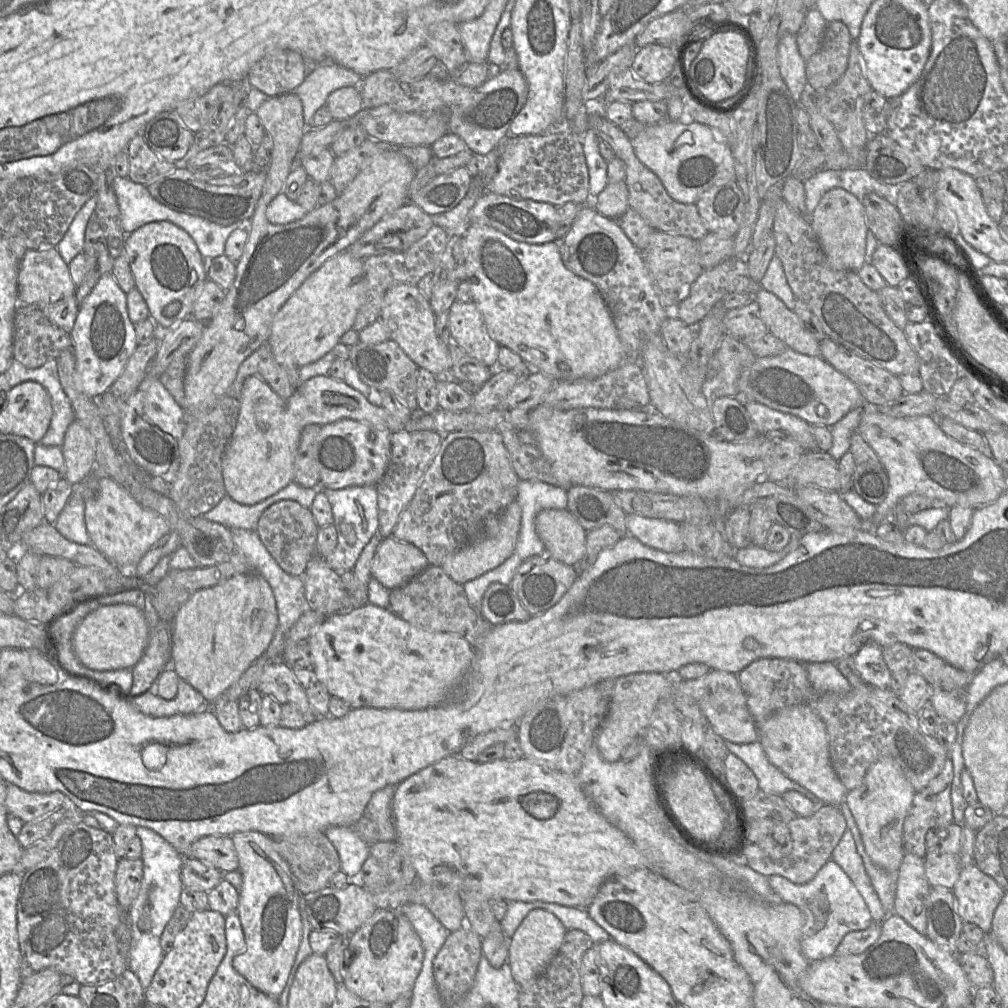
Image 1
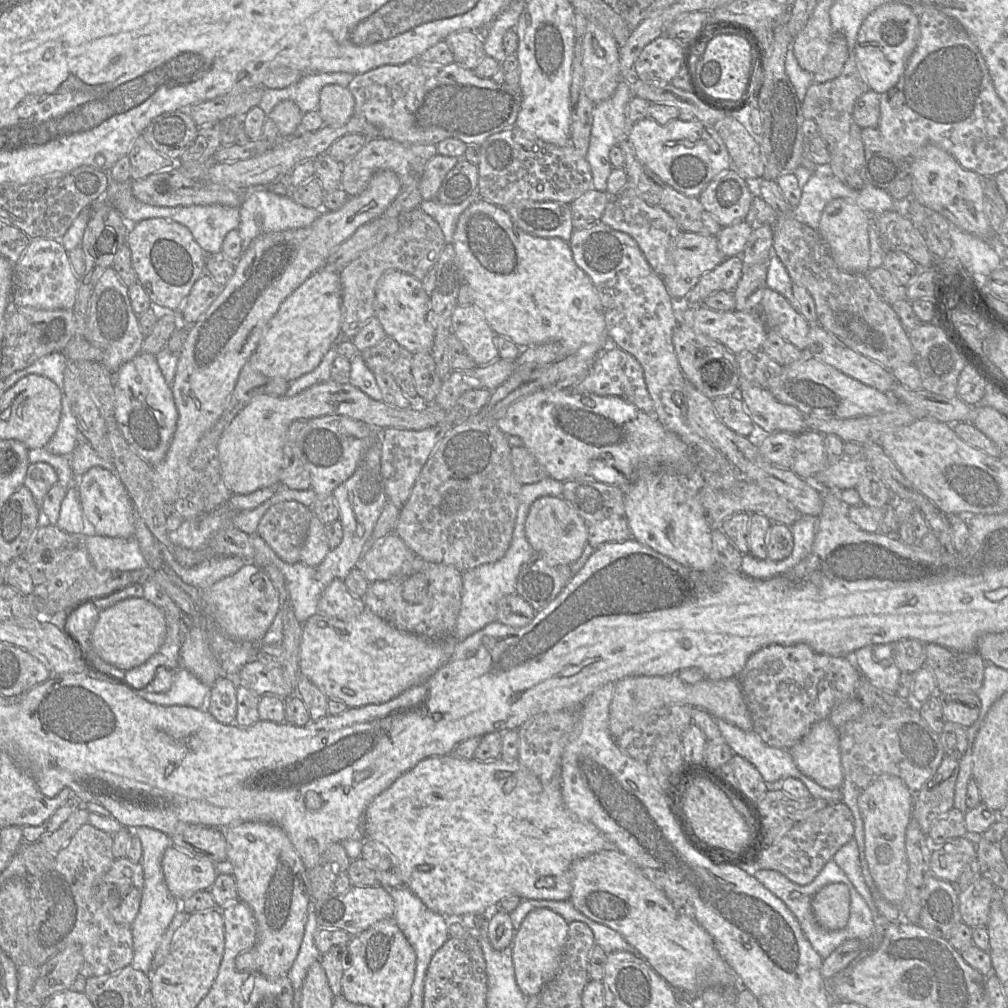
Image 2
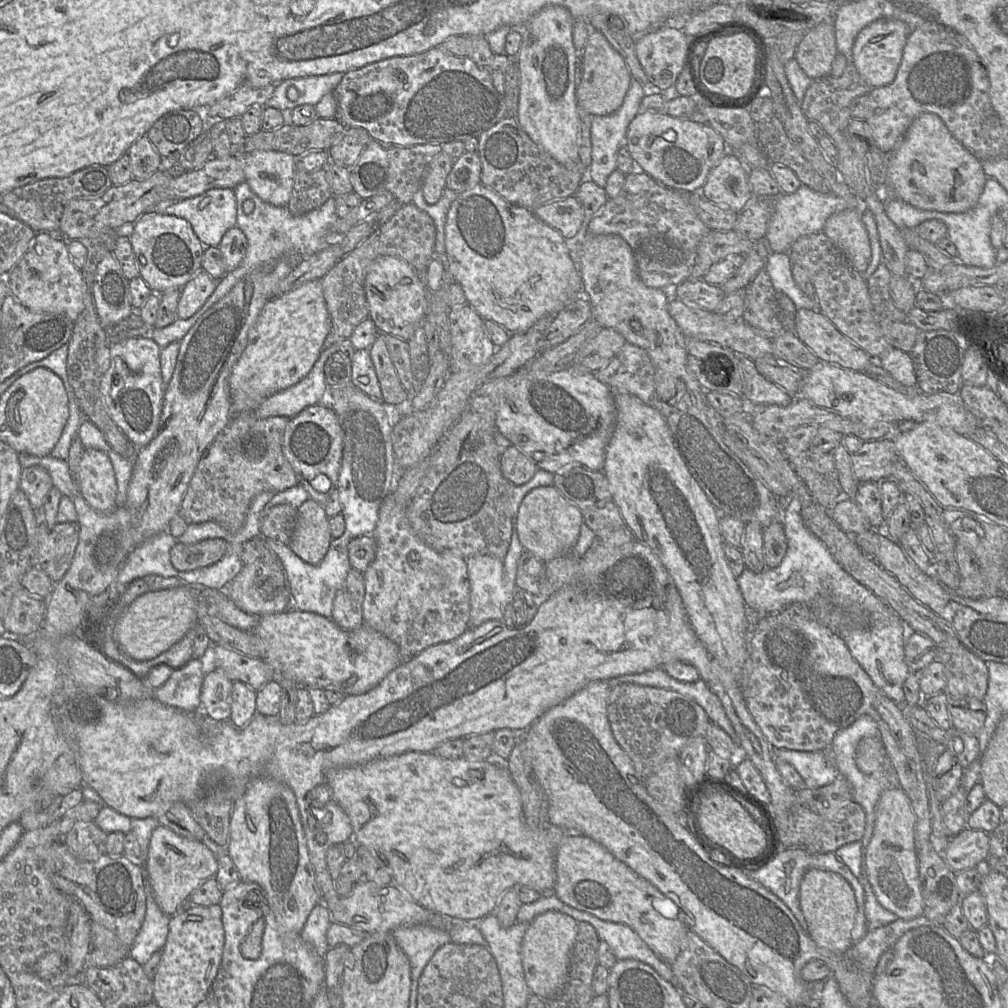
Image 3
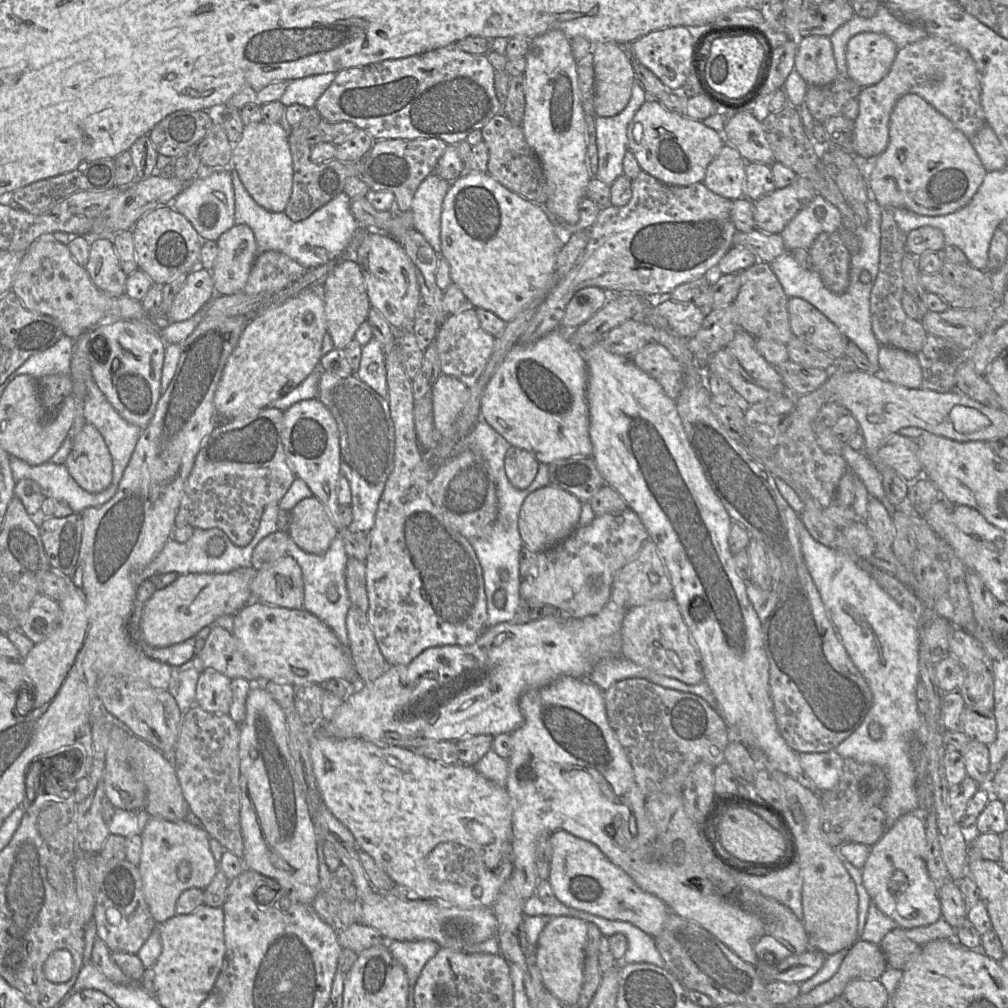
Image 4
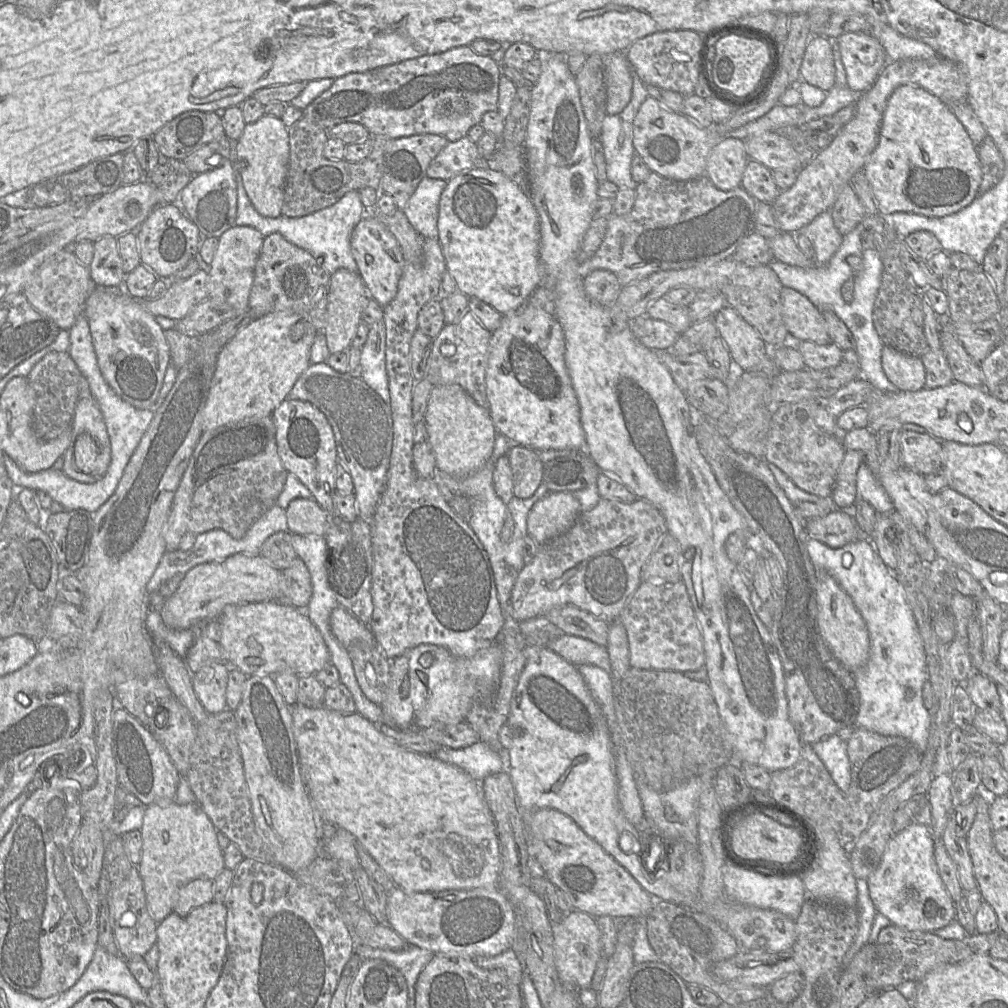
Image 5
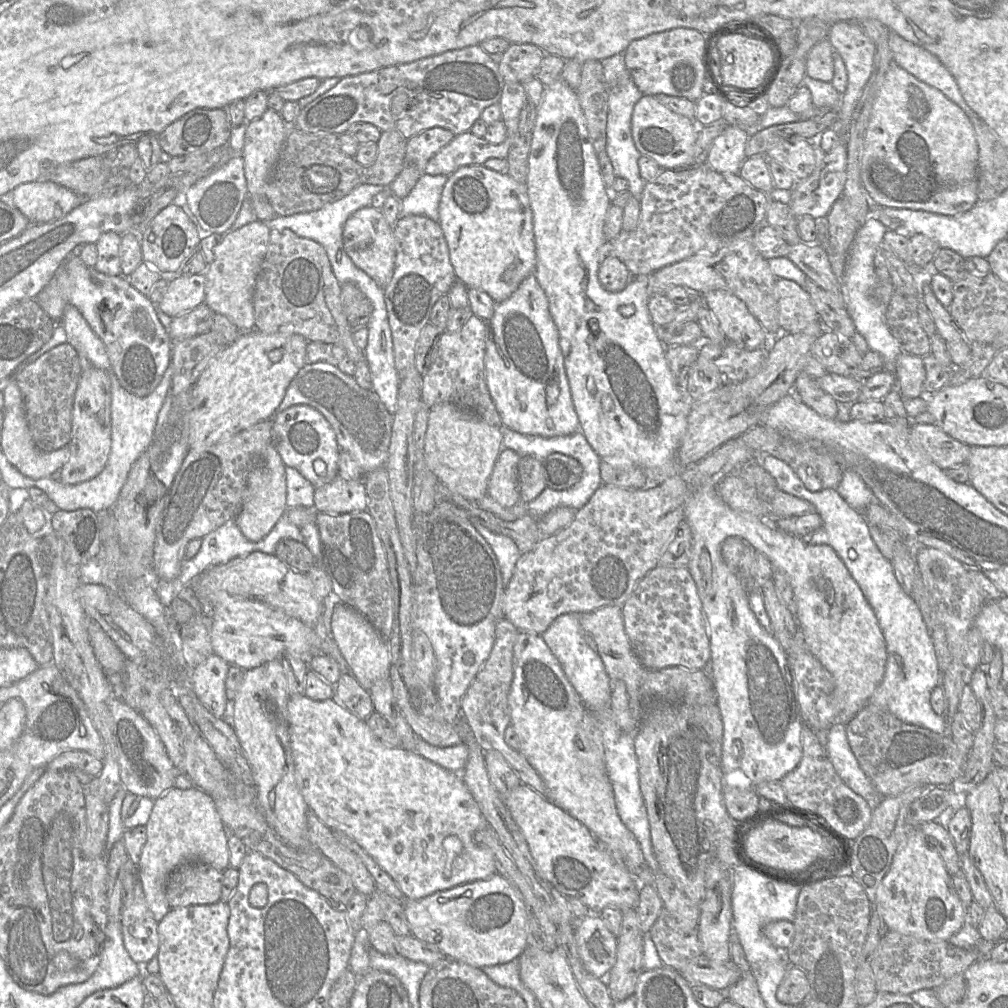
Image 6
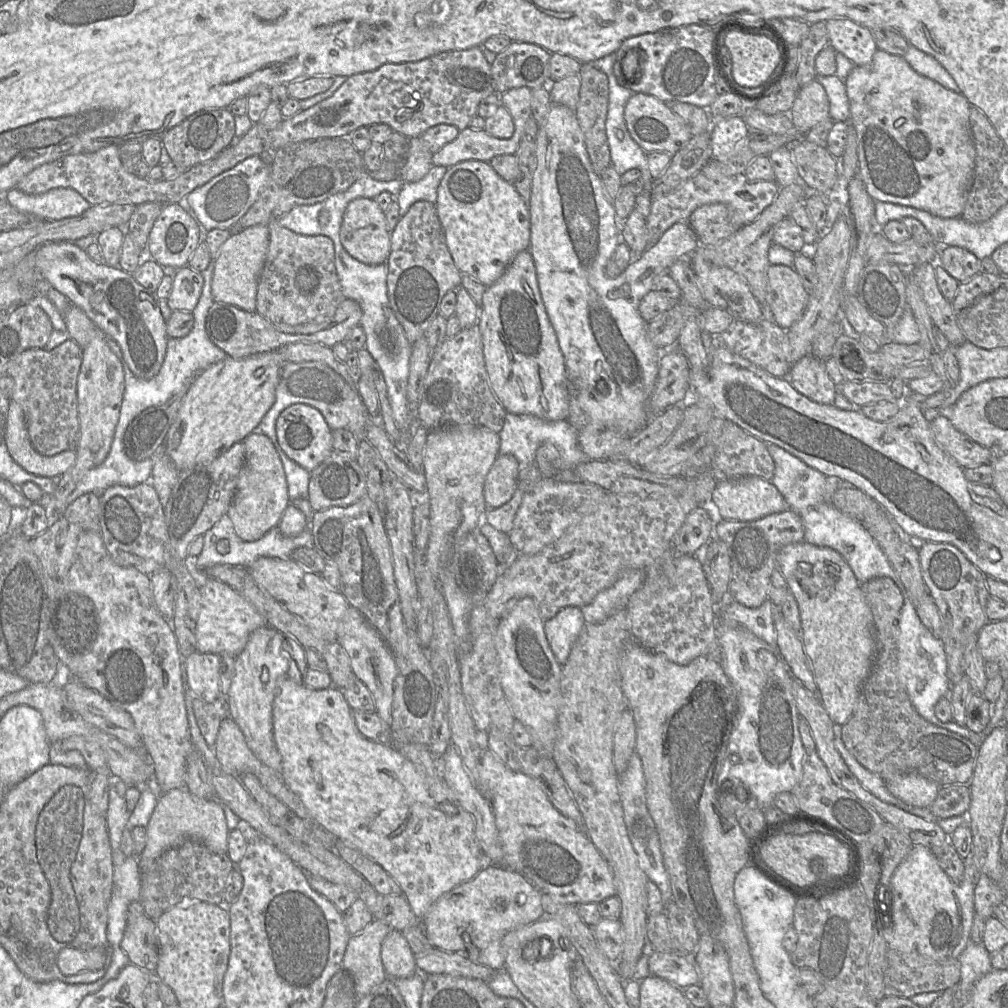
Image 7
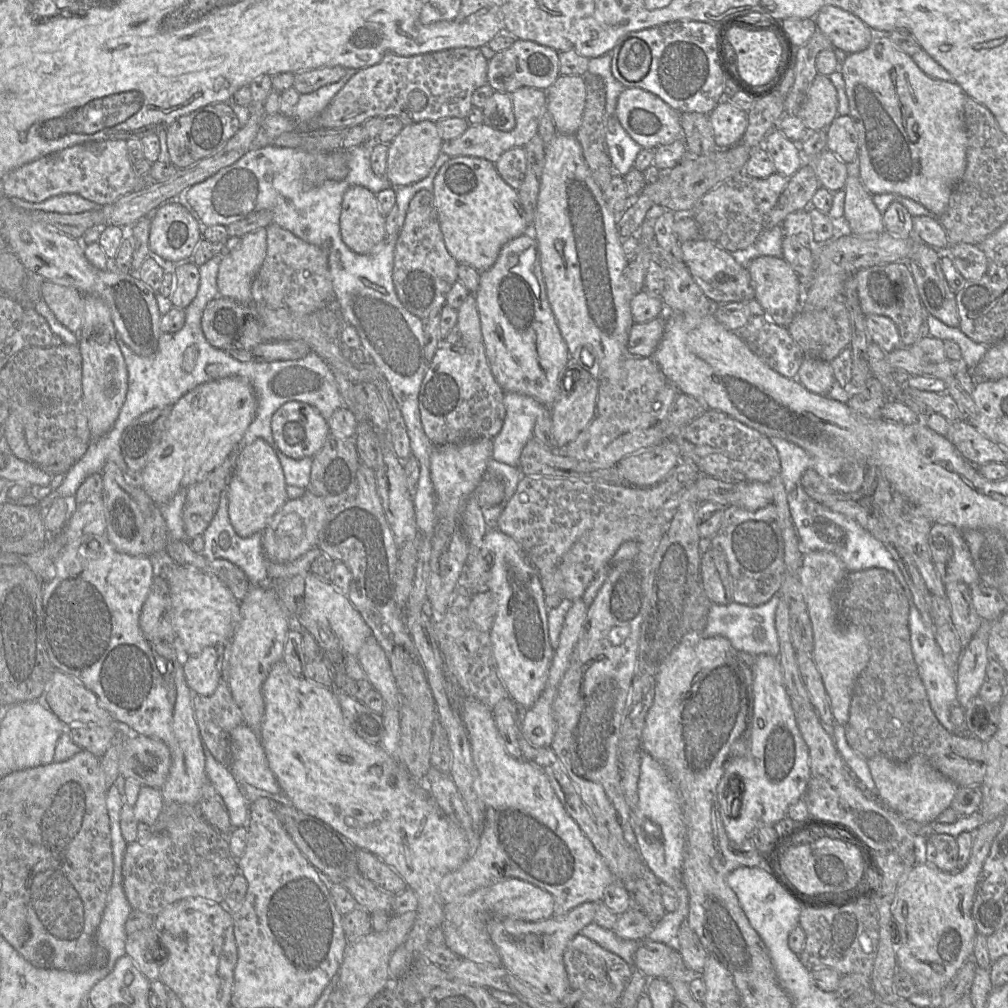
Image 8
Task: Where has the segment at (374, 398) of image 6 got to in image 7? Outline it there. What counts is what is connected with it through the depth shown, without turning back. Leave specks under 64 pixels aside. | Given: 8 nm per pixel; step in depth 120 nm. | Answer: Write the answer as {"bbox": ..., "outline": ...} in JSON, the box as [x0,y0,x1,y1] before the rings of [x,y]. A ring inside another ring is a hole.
{"bbox":[254,361,369,448],"outline":[[[318,361],[301,363],[285,362],[280,371],[276,387],[276,399],[261,422],[254,430],[269,437],[275,448],[281,448],[276,436],[276,422],[283,410],[297,403],[308,404],[318,409],[324,416],[331,430],[349,430],[358,442],[367,439],[369,412],[357,390],[349,385],[332,368]]]}

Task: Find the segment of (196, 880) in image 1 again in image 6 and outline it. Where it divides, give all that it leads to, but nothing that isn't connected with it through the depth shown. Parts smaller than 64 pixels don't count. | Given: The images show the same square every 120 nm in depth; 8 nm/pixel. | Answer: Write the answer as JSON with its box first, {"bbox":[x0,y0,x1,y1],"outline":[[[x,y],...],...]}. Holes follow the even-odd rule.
{"bbox":[137,786,230,922],"outline":[[[195,786],[186,790],[172,787],[155,799],[145,829],[146,841],[137,865],[138,879],[148,908],[154,919],[160,922],[171,909],[166,898],[166,884],[171,873],[192,861],[200,861],[224,871],[230,866],[228,839],[215,801]]]}

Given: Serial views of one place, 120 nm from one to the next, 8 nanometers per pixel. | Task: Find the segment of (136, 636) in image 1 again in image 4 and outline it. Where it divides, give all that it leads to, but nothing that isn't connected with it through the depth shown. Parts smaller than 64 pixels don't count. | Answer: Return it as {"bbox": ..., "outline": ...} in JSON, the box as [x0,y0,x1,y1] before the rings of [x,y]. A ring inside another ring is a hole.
{"bbox":[141,567,256,647],"outline":[[[241,567],[227,573],[193,573],[179,575],[178,579],[167,587],[156,590],[147,600],[141,617],[141,632],[147,644],[153,647],[166,647],[177,644],[194,637],[199,630],[207,625],[212,625],[217,618],[224,615],[234,615],[252,599],[250,583],[256,570]]]}

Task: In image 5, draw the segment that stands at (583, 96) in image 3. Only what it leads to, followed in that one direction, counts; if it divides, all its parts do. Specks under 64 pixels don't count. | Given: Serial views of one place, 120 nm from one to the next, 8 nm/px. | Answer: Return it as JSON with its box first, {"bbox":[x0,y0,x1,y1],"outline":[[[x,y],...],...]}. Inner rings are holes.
{"bbox":[603,52,632,115],"outline":[[[625,52],[603,56],[604,79],[607,91],[606,111],[609,115],[620,113],[632,97],[632,67]]]}

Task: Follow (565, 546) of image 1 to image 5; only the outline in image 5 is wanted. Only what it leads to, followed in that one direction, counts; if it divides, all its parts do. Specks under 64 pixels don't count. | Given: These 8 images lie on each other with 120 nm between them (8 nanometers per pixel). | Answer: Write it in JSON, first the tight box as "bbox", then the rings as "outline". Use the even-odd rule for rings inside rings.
{"bbox":[527,492,581,545],"outline":[[[549,492],[531,508],[527,534],[542,545],[568,531],[581,513],[578,499],[570,492]]]}

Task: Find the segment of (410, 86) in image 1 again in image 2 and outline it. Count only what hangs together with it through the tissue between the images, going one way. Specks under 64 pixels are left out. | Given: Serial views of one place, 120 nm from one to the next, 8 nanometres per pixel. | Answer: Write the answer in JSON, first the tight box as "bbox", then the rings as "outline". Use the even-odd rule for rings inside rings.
{"bbox":[347,60,522,144],"outline":[[[416,60],[409,61],[403,64],[387,64],[371,69],[365,73],[354,75],[353,79],[347,86],[352,93],[355,105],[354,114],[365,118],[369,123],[375,125],[380,133],[381,137],[386,139],[395,140],[402,143],[413,143],[413,144],[437,144],[447,138],[457,138],[468,144],[481,144],[492,134],[501,132],[515,125],[518,112],[520,110],[522,94],[520,89],[513,89],[506,83],[497,84],[491,78],[479,78],[474,74],[472,70],[463,68],[452,62],[447,65],[443,64],[423,64]]]}

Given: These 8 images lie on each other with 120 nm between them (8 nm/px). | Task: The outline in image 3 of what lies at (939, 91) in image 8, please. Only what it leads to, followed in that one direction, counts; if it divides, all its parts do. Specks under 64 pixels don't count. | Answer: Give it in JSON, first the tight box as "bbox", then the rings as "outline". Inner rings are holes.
{"bbox":[886,113,986,213],"outline":[[[922,113],[890,155],[886,186],[894,189],[898,199],[918,209],[963,213],[977,204],[986,179],[981,160],[953,137],[937,115]]]}

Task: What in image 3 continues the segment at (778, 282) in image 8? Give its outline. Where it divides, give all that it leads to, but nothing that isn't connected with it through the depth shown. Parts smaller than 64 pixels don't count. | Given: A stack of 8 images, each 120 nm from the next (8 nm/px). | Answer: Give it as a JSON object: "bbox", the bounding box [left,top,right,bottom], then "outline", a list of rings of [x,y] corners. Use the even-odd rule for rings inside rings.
{"bbox":[793,309,871,372],"outline":[[[798,309],[793,333],[816,355],[819,362],[863,372],[871,361],[864,350],[843,335],[820,311]]]}

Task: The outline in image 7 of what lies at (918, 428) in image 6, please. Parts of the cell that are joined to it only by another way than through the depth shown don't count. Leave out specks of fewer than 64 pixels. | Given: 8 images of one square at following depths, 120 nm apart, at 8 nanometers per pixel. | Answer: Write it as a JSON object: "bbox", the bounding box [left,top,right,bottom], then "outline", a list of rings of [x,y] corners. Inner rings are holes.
{"bbox":[930,414,1000,469],"outline":[[[946,414],[932,420],[930,427],[936,442],[963,469],[988,464],[996,454],[1000,454],[958,431]]]}

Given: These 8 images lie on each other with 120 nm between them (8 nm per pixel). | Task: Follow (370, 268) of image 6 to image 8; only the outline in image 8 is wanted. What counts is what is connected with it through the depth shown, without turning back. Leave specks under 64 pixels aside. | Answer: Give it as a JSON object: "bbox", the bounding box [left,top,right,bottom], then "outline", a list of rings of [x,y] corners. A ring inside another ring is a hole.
{"bbox":[340,186,387,255],"outline":[[[352,186],[344,194],[340,217],[341,237],[354,253],[368,255],[375,253],[387,237],[386,216],[381,212],[377,196],[362,186]]]}

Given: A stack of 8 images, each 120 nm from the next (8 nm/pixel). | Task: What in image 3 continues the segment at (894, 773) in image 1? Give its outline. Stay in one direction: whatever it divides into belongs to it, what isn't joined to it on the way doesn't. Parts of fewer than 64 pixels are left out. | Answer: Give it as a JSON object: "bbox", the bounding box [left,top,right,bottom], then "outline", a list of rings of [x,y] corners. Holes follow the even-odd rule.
{"bbox":[865,788,924,920],"outline":[[[902,788],[884,790],[875,807],[873,834],[865,854],[866,875],[878,902],[903,920],[920,917],[924,910],[915,847],[915,822],[910,800]]]}

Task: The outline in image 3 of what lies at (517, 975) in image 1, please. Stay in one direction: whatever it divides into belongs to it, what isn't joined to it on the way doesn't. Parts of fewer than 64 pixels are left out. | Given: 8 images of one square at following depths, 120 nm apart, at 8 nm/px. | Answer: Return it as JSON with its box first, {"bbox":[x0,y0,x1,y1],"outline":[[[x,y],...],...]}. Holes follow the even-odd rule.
{"bbox":[520,911,577,1000],"outline":[[[546,911],[528,924],[520,952],[525,981],[531,994],[550,1000],[563,990],[569,978],[570,956],[577,930],[575,919],[557,911]]]}

